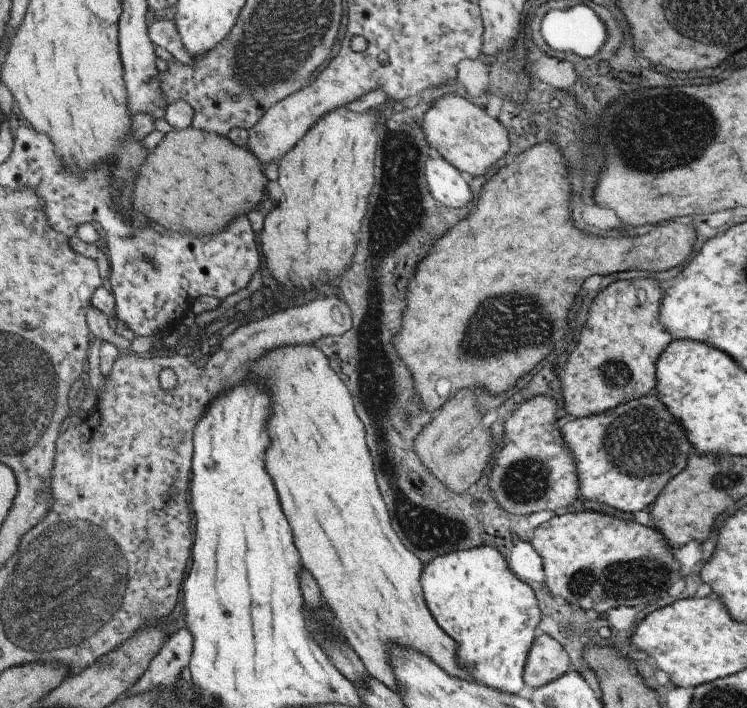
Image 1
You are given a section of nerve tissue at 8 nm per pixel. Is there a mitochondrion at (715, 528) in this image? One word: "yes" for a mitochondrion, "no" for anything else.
no

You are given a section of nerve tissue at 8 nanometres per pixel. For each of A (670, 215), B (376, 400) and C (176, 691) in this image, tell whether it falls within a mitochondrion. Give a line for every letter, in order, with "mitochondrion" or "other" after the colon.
A: other
B: mitochondrion
C: other

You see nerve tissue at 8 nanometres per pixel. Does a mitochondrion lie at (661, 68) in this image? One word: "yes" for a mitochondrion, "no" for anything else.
no

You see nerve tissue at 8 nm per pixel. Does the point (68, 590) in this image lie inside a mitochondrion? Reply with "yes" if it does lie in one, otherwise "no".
yes

